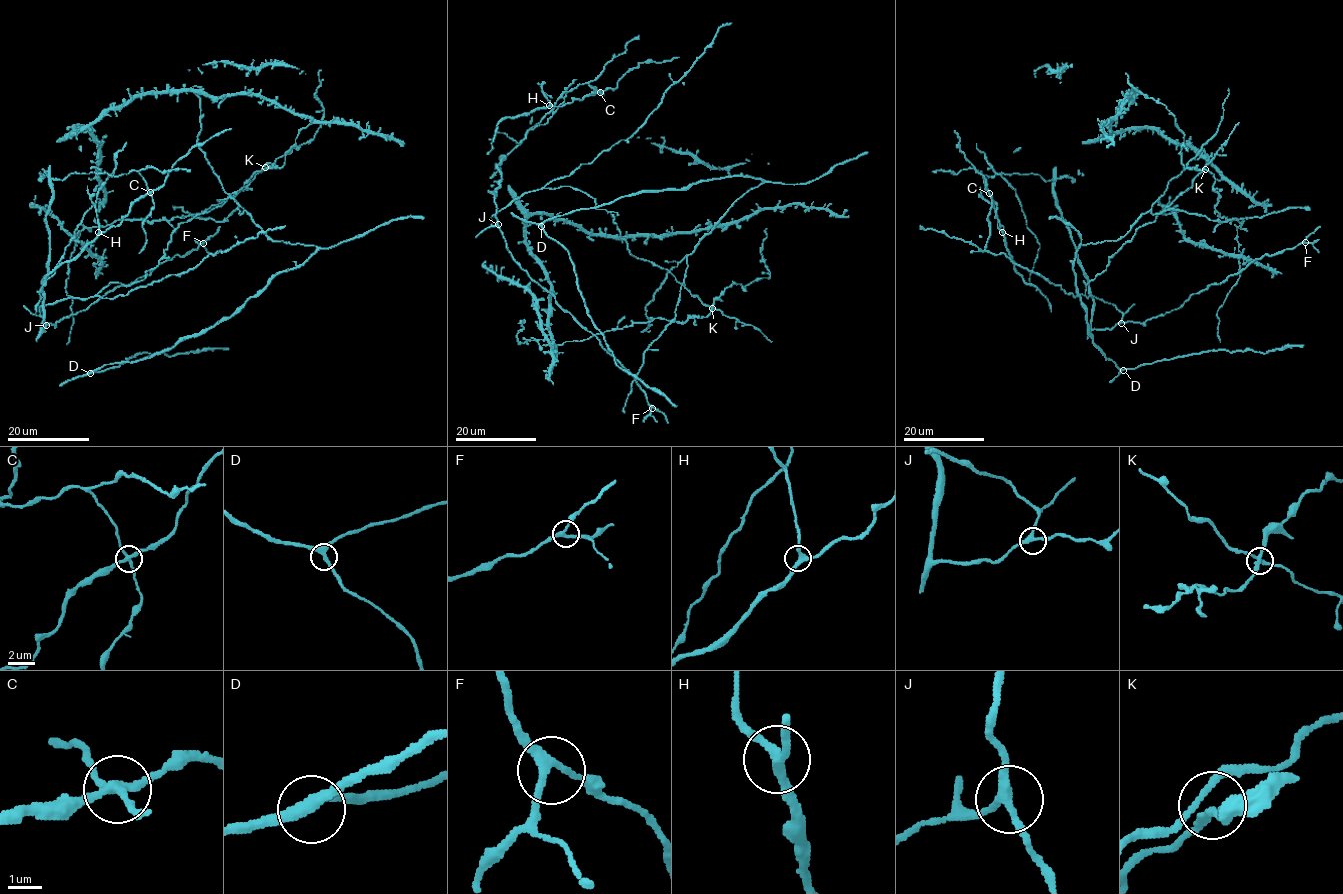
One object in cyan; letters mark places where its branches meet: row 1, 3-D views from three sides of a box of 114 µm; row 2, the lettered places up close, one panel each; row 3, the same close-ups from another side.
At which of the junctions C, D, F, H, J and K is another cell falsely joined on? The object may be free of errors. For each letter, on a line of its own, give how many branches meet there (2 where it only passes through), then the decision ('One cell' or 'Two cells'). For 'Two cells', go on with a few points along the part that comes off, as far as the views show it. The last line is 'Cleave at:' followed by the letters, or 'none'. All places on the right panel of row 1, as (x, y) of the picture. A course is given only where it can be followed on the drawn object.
C: Branches: 4. Two cells. Course of the part to remove: (989, 193), (980, 172), (988, 177), (1038, 174), (1046, 181), (1065, 177), (1075, 179), (1082, 173)
D: Branches: 3. One cell
F: Branches: 3. One cell
H: Branches: 3. One cell
J: Branches: 3. One cell
K: Branches: 4. One cell
Cleave at: C

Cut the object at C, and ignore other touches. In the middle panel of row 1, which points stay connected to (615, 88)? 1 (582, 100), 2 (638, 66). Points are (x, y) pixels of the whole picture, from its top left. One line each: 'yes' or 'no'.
1: yes
2: yes

